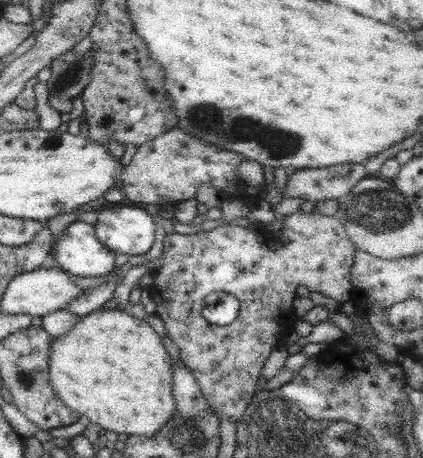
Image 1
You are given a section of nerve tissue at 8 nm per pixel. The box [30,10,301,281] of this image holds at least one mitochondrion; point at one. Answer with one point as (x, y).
(72, 73)

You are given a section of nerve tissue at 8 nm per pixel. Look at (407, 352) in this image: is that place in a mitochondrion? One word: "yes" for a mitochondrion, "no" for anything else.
no

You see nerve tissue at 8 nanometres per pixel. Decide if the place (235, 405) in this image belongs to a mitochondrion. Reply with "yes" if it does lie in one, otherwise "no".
yes

